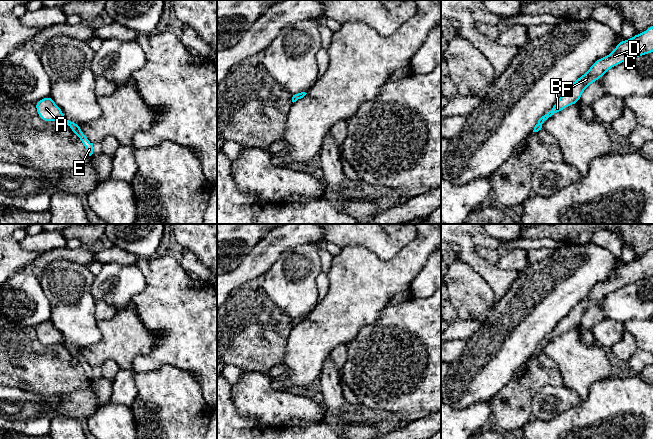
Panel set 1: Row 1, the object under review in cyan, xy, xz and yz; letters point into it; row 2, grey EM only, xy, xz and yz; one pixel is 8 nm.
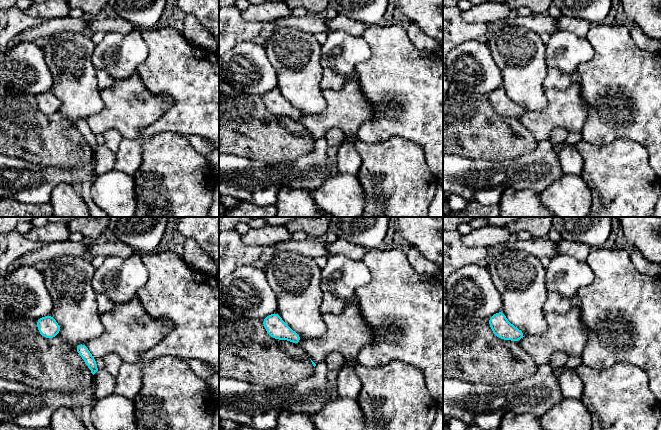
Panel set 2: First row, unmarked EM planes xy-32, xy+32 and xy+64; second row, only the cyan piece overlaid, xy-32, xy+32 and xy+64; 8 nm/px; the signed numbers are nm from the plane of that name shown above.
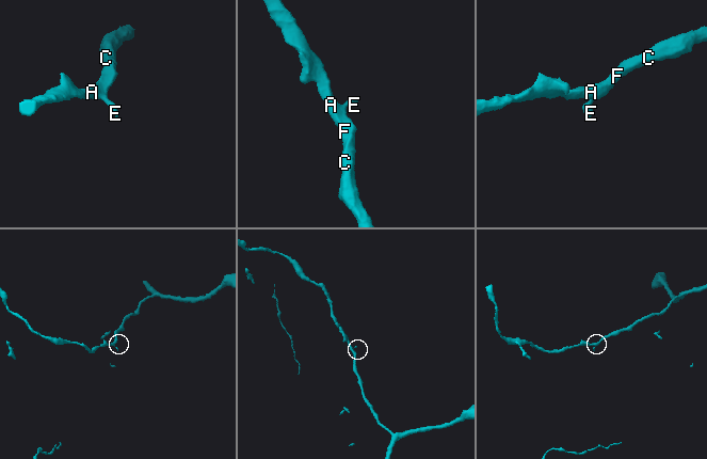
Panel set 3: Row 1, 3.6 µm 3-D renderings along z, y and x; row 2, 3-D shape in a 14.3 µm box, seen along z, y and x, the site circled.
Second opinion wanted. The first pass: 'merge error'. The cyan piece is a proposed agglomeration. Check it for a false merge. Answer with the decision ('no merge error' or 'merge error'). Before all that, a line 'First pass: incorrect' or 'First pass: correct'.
First pass: incorrect
no merge error

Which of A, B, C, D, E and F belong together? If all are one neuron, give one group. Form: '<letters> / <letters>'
A B C D E F

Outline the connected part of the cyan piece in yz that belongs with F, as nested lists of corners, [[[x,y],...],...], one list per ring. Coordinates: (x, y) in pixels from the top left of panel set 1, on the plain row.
[[[653,250],[641,258],[635,258],[629,264],[619,266],[609,279],[597,283],[585,298],[570,309],[551,334],[538,344],[533,356],[541,354],[543,348],[552,339],[572,328],[577,328],[583,315],[593,306],[600,303],[610,292],[617,290],[621,286],[638,282],[651,276],[653,276]]]

